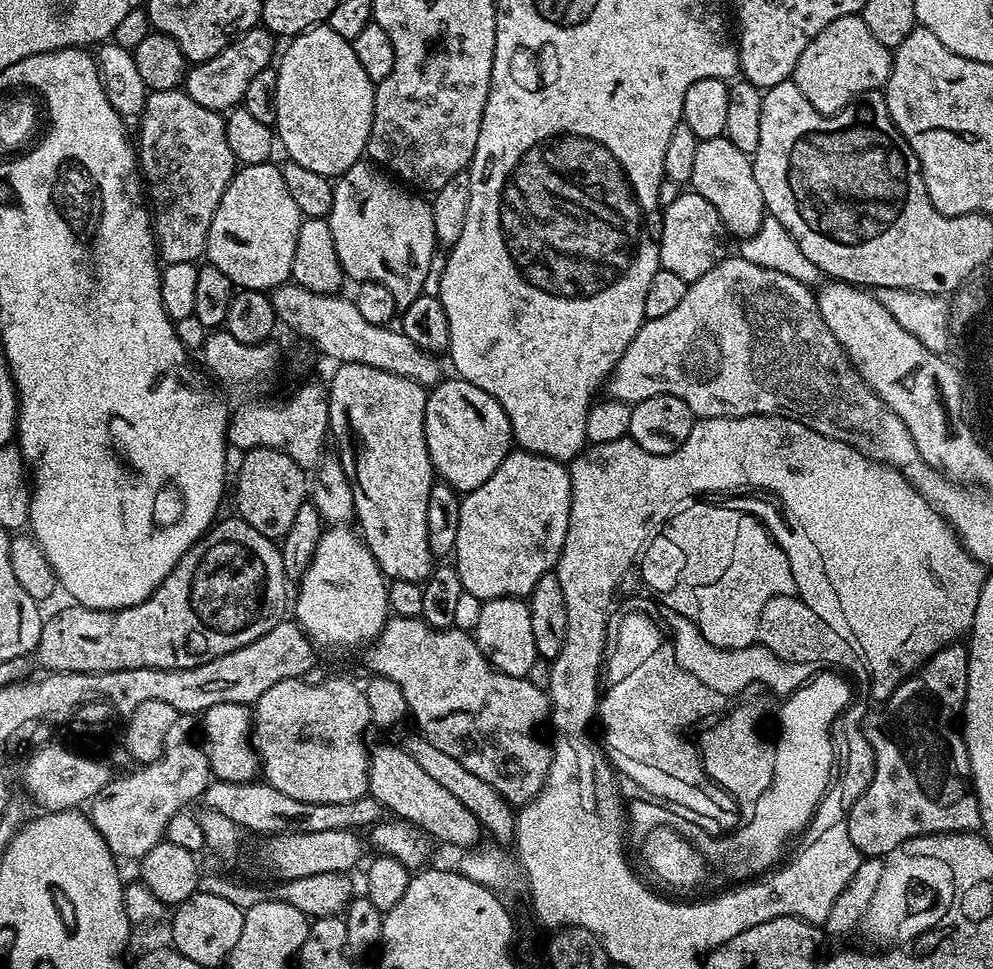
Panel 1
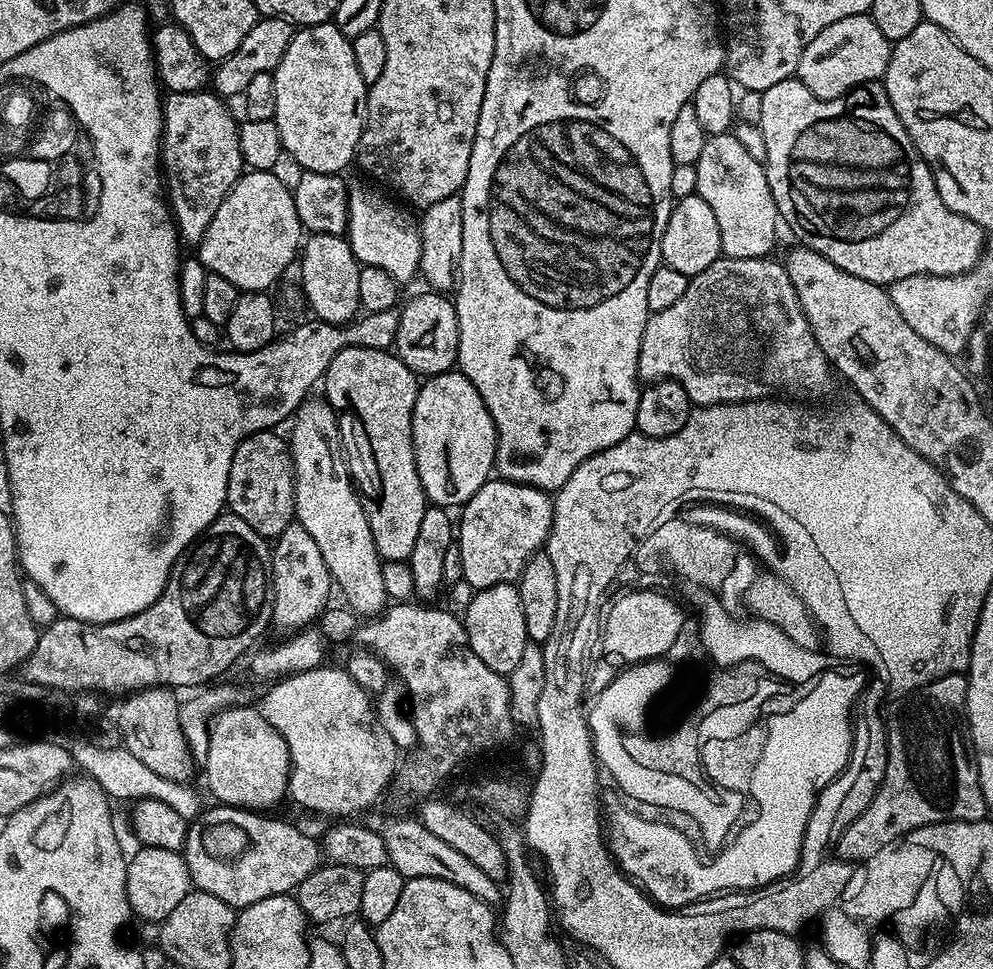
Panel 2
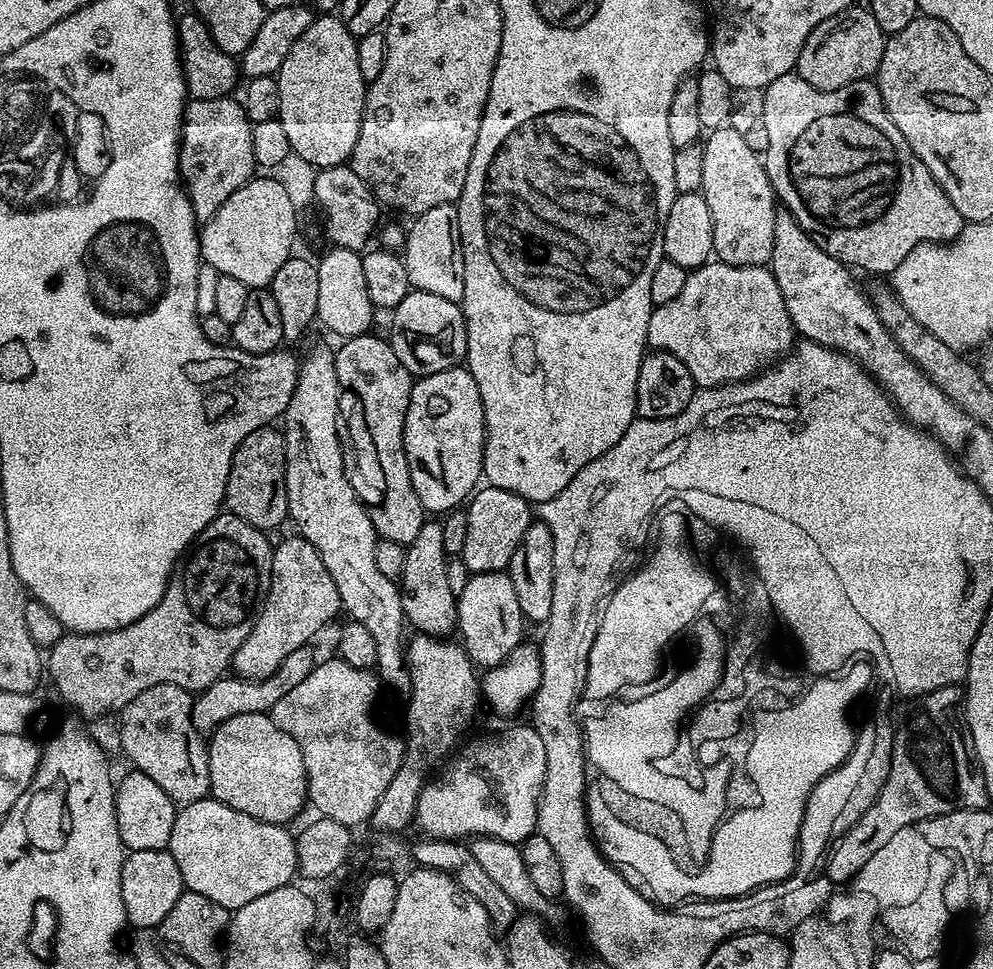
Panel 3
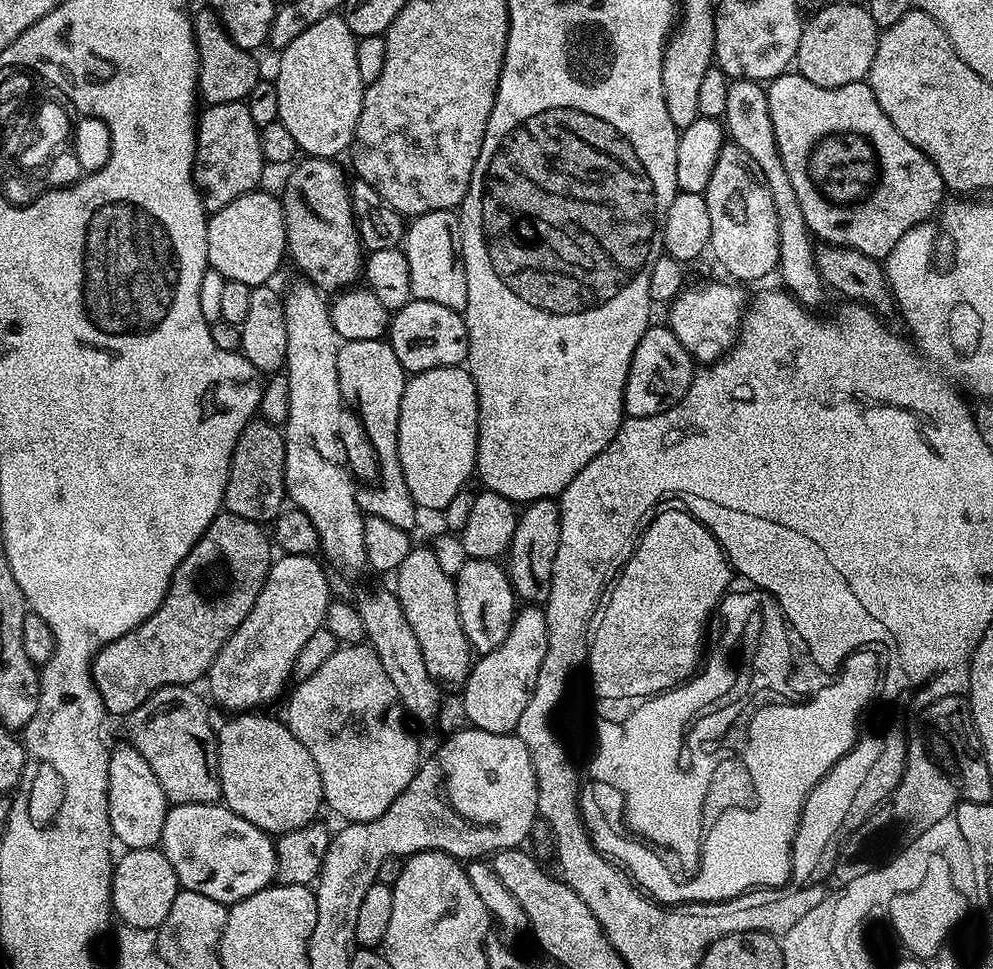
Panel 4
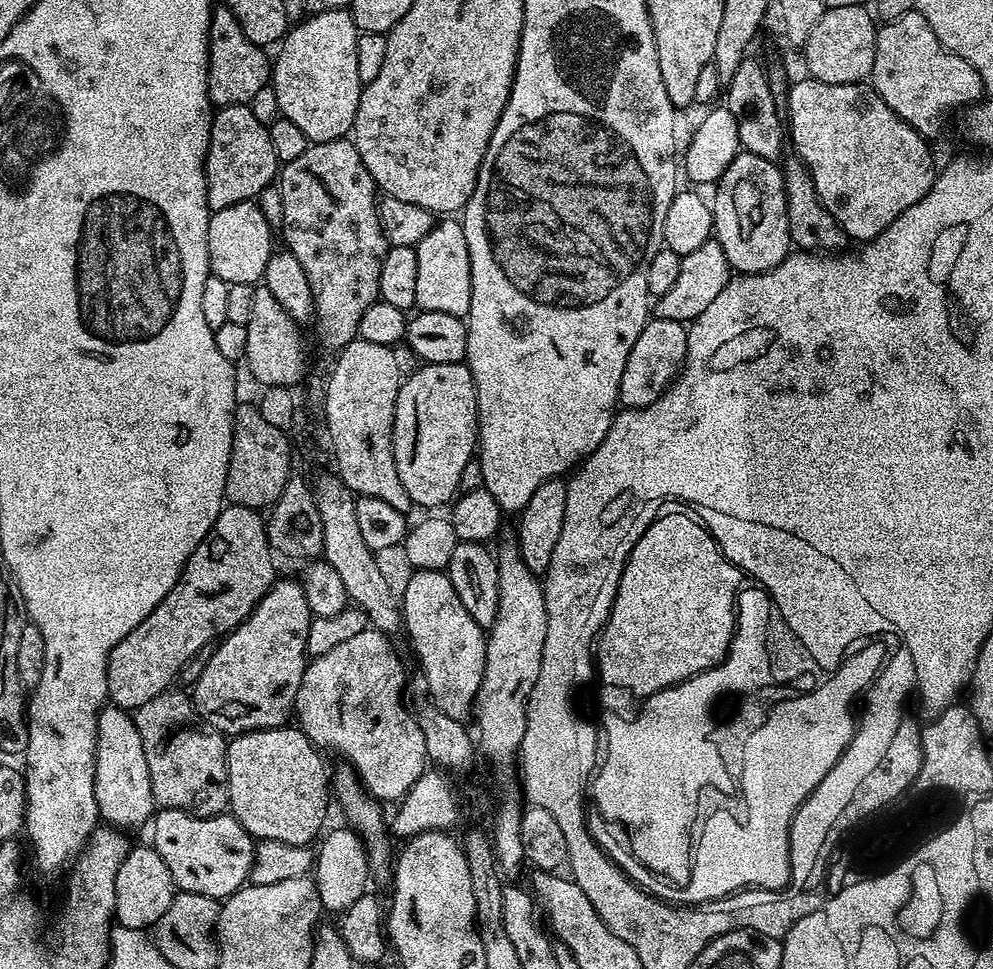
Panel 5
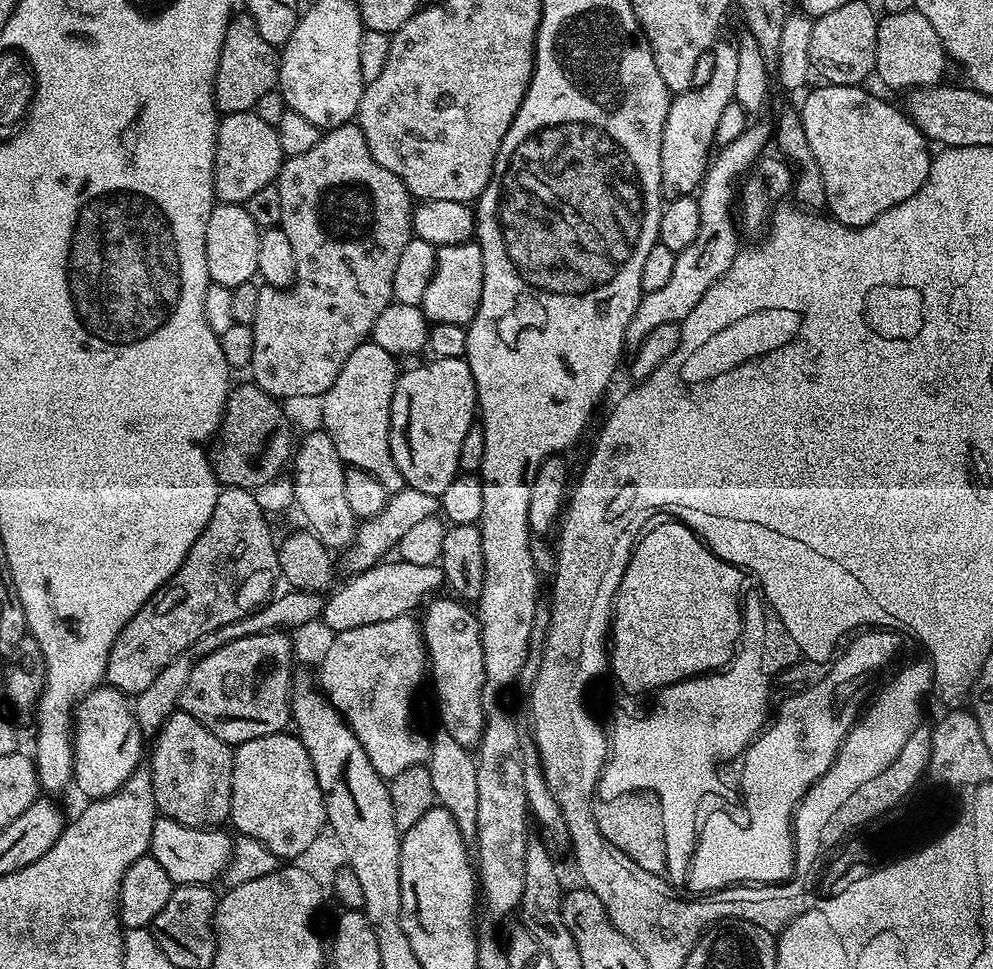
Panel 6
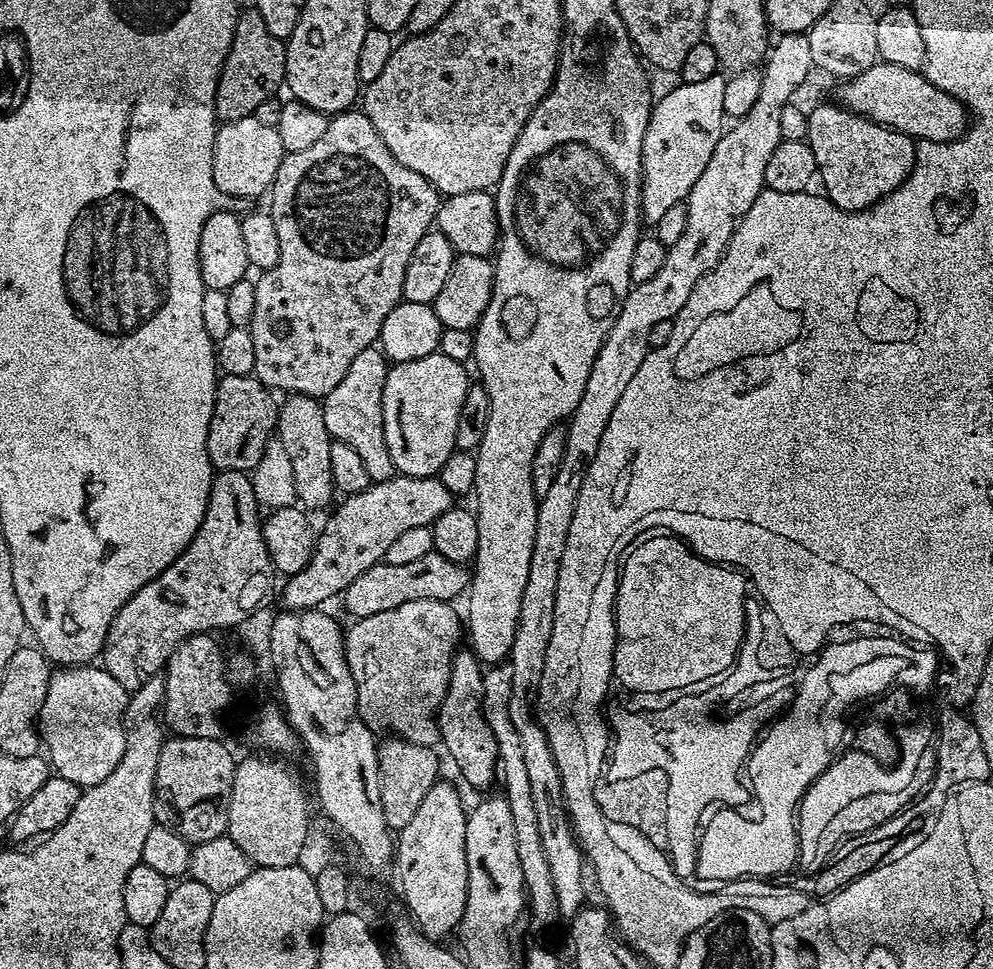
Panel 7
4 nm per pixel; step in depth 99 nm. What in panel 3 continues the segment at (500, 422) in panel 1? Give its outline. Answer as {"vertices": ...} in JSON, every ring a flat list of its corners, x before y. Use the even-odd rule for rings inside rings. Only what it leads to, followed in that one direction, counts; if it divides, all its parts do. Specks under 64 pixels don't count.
{"vertices":[[467,367,421,376,413,383,404,449,410,482,425,513,447,514,459,509,477,491,484,474,484,407]]}

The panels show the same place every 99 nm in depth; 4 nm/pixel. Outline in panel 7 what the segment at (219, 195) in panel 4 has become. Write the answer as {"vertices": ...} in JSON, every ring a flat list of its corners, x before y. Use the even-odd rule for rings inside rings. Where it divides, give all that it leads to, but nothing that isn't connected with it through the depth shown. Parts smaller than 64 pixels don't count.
{"vertices":[[255,116,223,121,217,127,214,138,214,186,222,190,225,198,237,196,240,200,248,200,251,196,260,196,269,191,278,174,278,166,282,166,285,158,282,138,278,138,278,130,274,126,266,126,258,122]]}

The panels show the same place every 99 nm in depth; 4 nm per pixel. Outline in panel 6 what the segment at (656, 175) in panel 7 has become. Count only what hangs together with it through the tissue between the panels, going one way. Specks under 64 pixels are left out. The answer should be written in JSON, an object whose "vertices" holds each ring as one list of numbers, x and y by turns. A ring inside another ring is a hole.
{"vertices":[[721,39,720,41,717,41,716,44,713,45,712,48,712,57,715,58,714,60,714,71,711,74,710,81,706,82,705,85,696,87,696,88,691,88,686,92,682,93,677,93,670,101,668,105,668,110,667,110,667,116,666,116,666,124,663,126,663,132,662,132,662,184,663,184,663,190,665,195,669,198,672,199,674,197,680,197,680,196,688,196,688,195,693,195,700,186,701,181,704,180,704,175,707,172,708,165,710,163,710,159,712,156,712,149,710,150,710,144,713,145,715,143,716,139,716,132,718,128,718,123,720,122,720,117,730,102,734,100,734,89,735,89,735,79,738,74,738,52,736,48,736,44,731,41,728,42,724,39]]}

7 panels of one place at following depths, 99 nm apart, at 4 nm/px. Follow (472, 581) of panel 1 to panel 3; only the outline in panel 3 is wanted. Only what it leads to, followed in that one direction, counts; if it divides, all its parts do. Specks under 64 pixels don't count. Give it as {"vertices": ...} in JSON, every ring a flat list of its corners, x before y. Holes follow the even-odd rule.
{"vertices":[[484,486,467,501,466,511,468,525,462,561,469,568,467,571,472,574,505,571,510,558,514,558,514,550,518,550,518,542,522,542,522,534,526,534,528,527,534,523,529,501,510,490]]}

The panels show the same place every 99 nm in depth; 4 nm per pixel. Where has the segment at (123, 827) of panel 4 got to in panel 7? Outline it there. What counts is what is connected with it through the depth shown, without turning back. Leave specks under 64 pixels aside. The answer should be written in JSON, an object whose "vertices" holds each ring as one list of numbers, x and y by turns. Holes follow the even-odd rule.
{"vertices":[[60,666,53,671,38,727,55,775,70,778,70,782,74,782,81,790,98,786,98,782,109,777,114,766,122,762,122,754,126,750,124,712,128,709,129,695,129,689,123,688,103,666]]}

